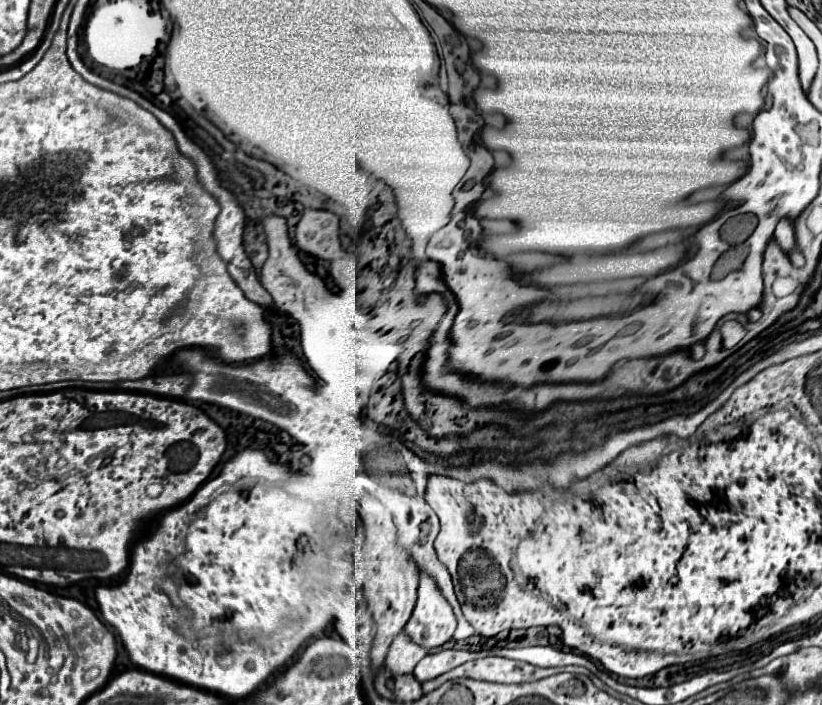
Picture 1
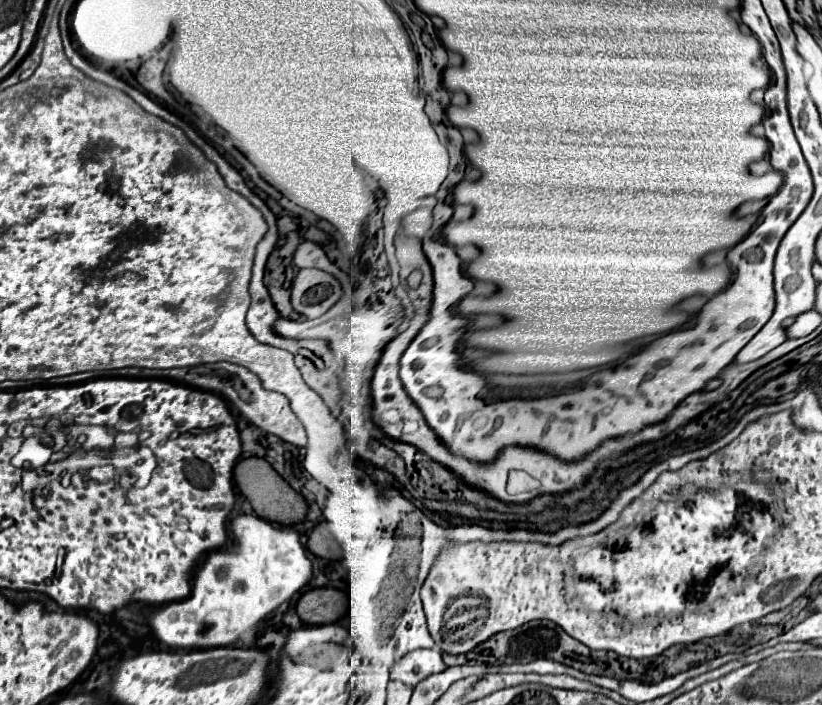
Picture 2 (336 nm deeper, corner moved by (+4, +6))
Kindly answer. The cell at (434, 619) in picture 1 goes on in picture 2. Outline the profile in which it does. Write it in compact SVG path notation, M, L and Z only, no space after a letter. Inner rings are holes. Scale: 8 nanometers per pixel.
M425 649L425 651L411 651L405 659L397 661L391 669L391 679L401 681L409 687L415 687L423 679L427 679L433 673L445 671L445 663L441 659L441 653L437 649Z

